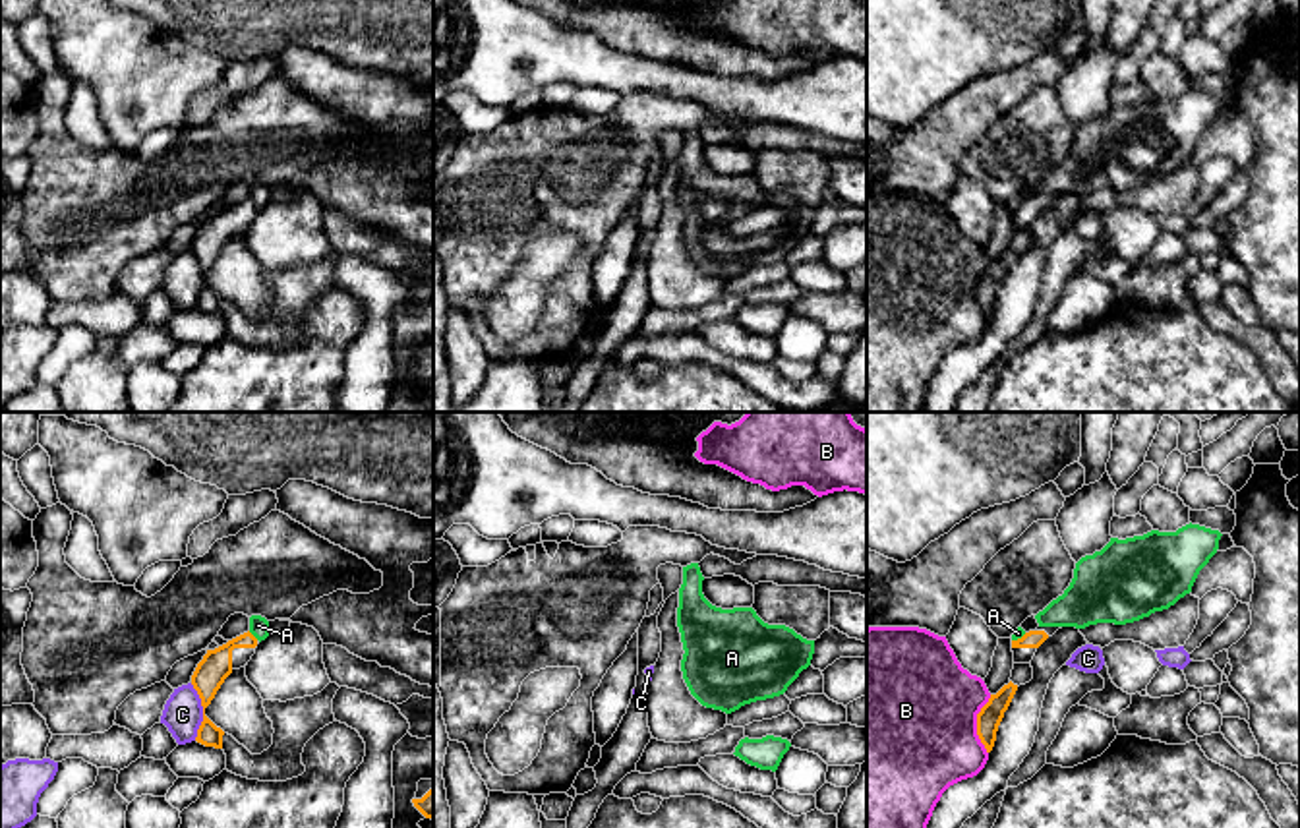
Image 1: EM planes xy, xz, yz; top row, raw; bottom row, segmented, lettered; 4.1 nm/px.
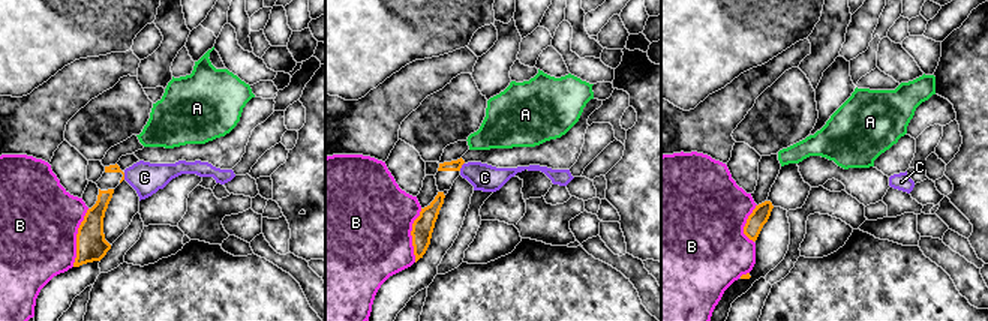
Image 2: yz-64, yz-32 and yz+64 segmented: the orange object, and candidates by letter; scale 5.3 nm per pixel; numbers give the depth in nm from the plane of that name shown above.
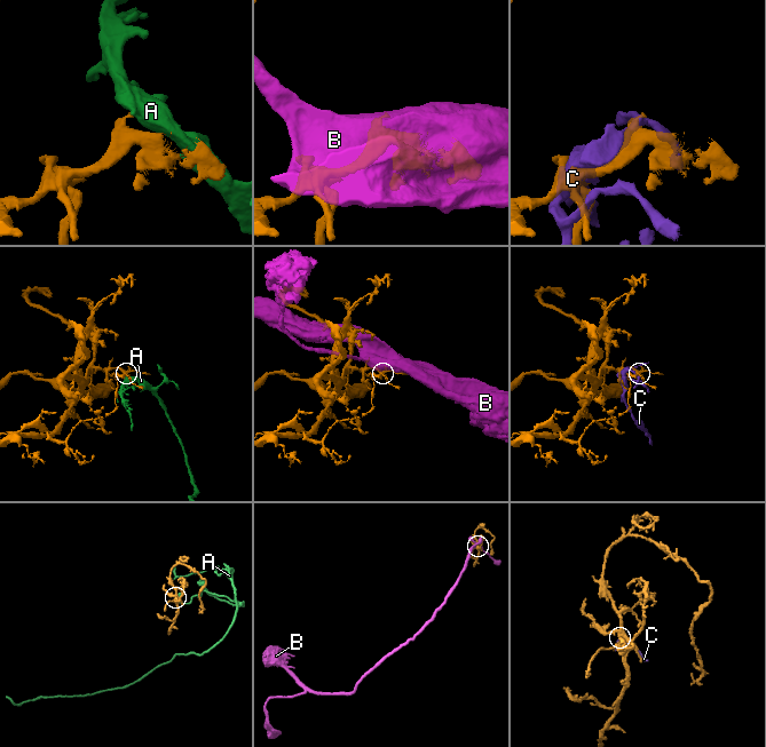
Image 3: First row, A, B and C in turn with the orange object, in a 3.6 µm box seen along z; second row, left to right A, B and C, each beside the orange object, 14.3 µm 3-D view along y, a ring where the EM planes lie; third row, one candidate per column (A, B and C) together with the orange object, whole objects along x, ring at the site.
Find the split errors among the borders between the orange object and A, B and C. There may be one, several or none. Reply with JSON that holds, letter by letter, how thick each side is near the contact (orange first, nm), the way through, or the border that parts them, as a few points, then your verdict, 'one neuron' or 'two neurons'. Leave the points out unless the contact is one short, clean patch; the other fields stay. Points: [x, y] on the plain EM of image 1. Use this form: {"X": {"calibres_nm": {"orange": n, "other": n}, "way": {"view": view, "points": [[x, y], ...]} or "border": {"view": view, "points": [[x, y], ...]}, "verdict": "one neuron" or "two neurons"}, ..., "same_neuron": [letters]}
{"A": {"calibres_nm": {"orange": 130, "other": 80}, "border": {"view": "xy", "points": [[248, 198], [258, 206]]}, "verdict": "two neurons"}, "B": {"calibres_nm": {"orange": 100, "other": 500}, "verdict": "two neurons"}, "C": {"calibres_nm": {"orange": 130, "other": 170}, "verdict": "two neurons"}, "same_neuron": []}

